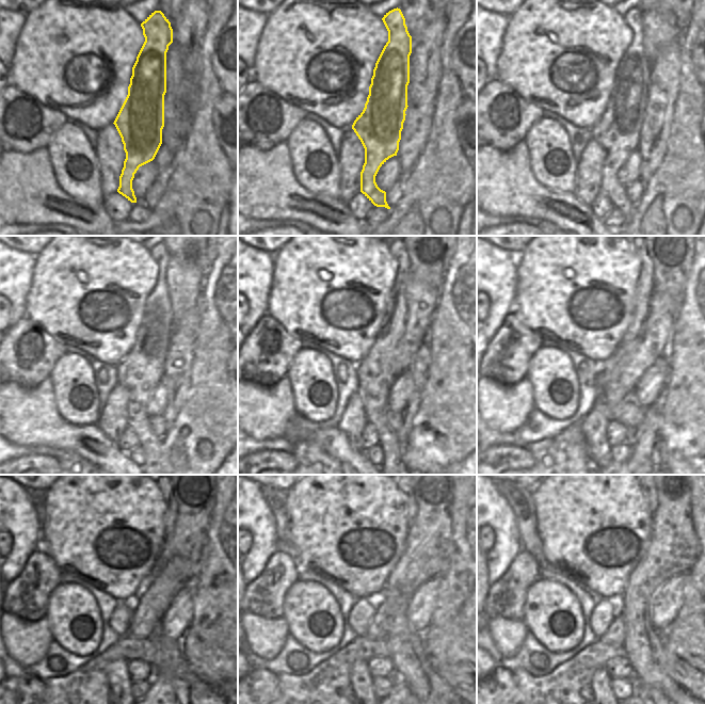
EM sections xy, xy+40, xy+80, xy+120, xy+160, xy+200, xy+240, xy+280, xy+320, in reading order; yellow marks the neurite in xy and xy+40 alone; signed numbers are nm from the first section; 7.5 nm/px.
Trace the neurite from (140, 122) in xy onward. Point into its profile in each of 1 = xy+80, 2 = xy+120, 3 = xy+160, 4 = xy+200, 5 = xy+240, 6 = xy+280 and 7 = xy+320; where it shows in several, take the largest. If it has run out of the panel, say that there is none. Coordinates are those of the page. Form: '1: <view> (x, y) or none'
1: xy+80 (618, 130)
2: xy+120 (140, 371)
3: xy+160 (374, 380)
4: xy+200 (610, 384)
5: xy+240 (171, 512)
6: xy+280 (410, 498)
7: xy+320 (651, 496)

